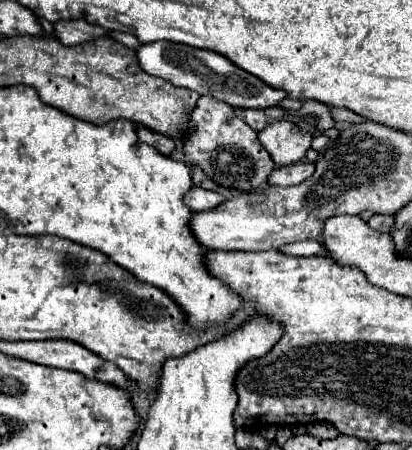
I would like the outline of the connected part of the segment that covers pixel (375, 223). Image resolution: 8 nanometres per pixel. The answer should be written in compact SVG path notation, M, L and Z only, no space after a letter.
M373 215L373 219L371 219L369 223L371 223L371 227L373 227L375 231L389 233L391 227L393 227L393 221L395 221L393 215Z

